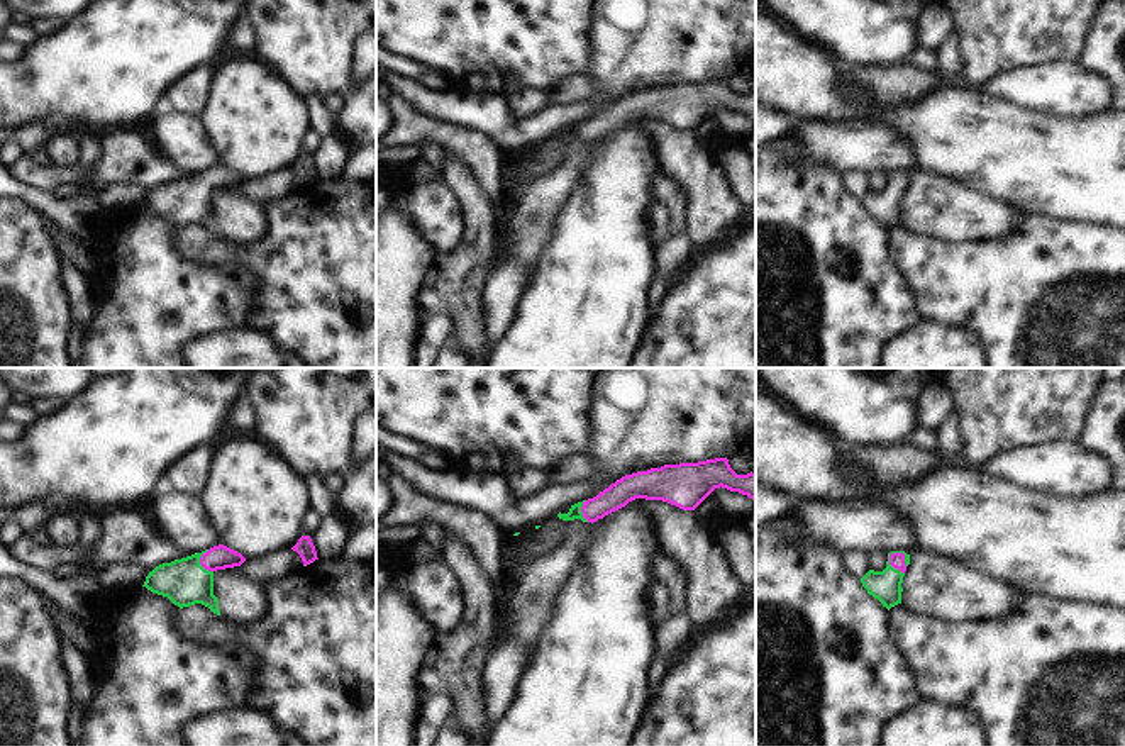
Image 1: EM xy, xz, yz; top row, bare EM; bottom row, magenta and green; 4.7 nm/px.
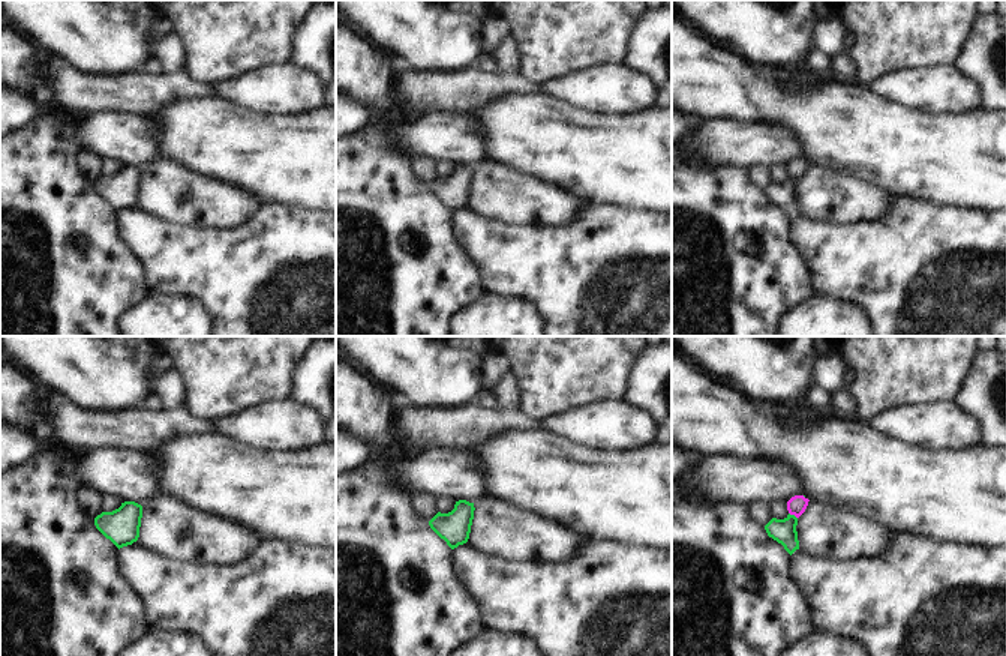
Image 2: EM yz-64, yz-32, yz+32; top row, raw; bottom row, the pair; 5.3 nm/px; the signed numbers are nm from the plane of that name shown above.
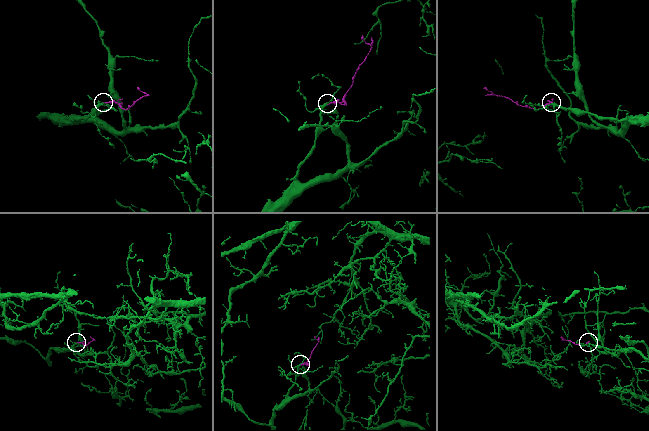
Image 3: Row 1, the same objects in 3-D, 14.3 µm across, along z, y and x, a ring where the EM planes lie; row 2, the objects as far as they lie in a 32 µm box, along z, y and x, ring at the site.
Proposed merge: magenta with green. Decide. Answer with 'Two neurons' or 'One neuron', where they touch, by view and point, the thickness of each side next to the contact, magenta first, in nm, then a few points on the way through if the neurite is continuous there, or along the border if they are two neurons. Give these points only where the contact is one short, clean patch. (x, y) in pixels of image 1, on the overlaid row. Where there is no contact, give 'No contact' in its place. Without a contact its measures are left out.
One neuron. Touches magenta at yz (892, 565). Thickness 80 nm (magenta) against 150 nm. Path across: yz (897, 560), (892, 565), (892, 577), (885, 585).

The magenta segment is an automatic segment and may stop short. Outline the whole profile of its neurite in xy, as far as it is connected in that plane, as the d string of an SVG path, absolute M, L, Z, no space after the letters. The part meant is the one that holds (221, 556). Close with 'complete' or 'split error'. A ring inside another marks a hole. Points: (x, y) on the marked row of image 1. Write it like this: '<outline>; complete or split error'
M219 544L156 566L149 571L142 587L168 597L180 609L202 604L220 615L219 600L213 595L213 573L241 566L244 561L246 558L241 553Z; split error

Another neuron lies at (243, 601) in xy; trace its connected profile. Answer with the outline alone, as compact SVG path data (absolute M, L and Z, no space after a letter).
M232 568L213 571L213 595L219 600L220 617L239 626L259 622L269 610L268 590Z

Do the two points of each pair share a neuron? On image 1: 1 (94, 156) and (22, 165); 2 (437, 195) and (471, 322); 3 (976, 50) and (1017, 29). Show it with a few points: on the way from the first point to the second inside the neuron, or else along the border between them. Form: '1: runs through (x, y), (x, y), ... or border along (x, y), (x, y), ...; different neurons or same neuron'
1: runs through (77, 173), (39, 175); same neuron
2: border along (468, 216), (468, 236), (449, 258); different neurons
3: runs through (986, 46), (1007, 29); same neuron

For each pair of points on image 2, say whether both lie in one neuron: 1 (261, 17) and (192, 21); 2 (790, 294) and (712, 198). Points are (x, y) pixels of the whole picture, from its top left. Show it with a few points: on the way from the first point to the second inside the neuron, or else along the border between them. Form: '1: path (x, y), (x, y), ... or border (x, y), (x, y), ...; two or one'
1: path (245, 17), (209, 17); one
2: path (766, 270), (718, 222); one

